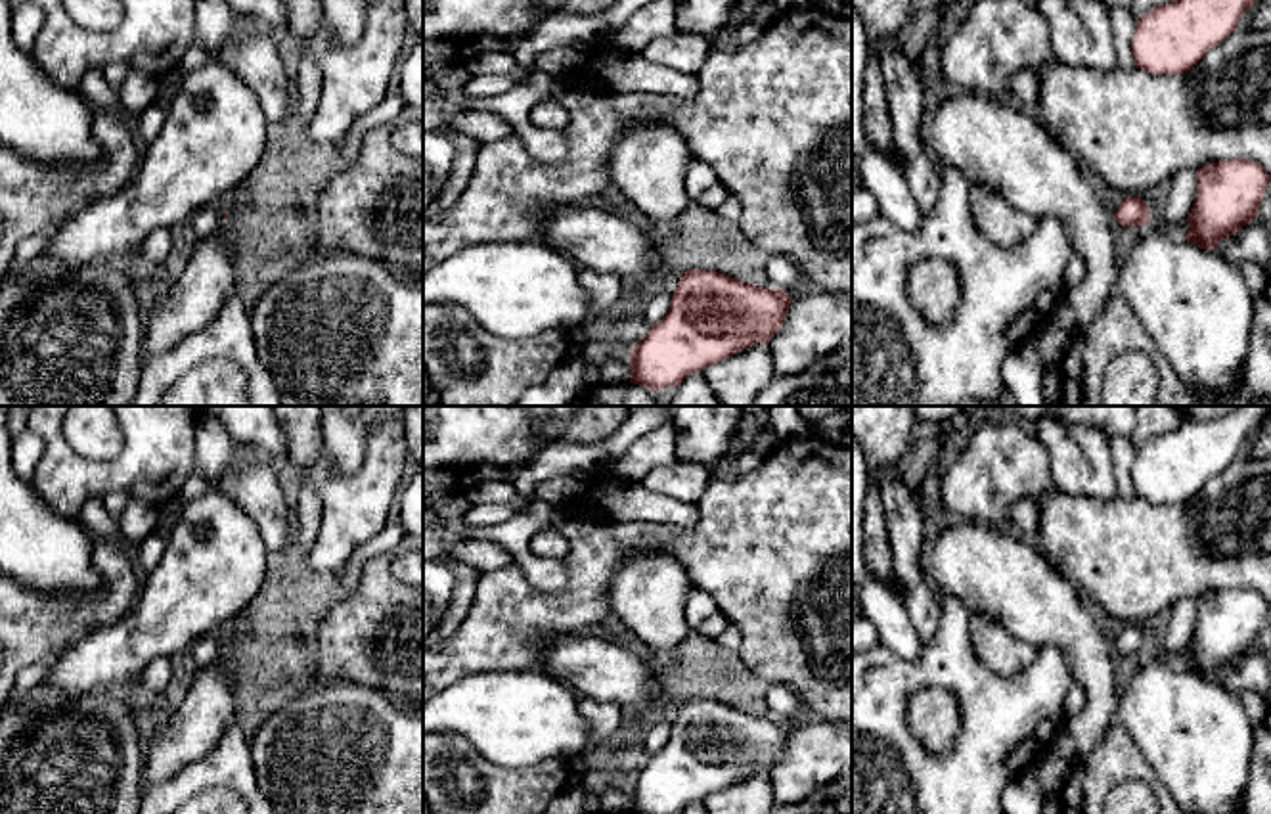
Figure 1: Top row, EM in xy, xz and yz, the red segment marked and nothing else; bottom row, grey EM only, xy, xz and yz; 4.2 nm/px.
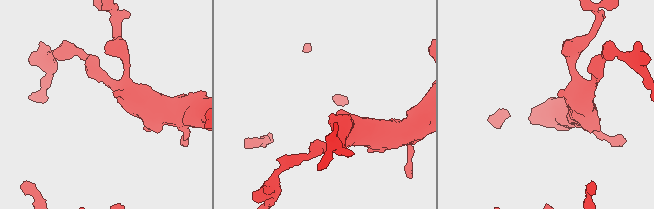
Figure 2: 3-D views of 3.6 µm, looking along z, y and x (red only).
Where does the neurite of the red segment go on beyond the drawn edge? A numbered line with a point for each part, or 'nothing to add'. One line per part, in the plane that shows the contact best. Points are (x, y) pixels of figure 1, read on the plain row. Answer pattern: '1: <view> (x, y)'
1: xy (205, 650)

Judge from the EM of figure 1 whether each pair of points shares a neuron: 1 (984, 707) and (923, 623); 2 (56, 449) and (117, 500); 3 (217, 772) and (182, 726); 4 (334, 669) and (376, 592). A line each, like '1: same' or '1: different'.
1: different
2: different
3: different
4: same

